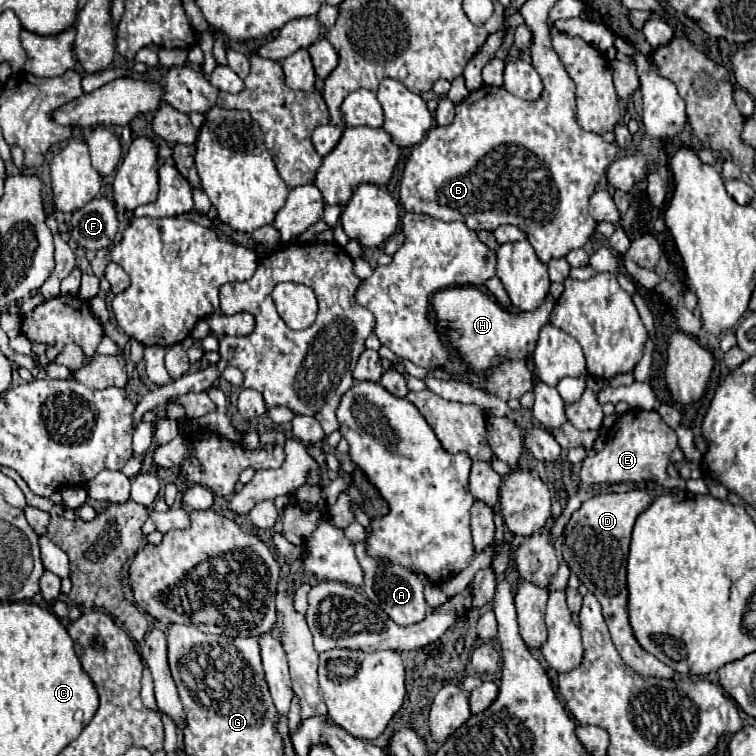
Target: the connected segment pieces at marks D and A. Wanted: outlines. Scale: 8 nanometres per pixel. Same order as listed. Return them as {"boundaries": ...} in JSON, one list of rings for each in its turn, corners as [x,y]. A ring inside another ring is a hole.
{"boundaries":[[[[630,490],[630,492],[604,492],[588,498],[570,518],[564,528],[564,546],[562,556],[568,562],[570,570],[580,578],[582,584],[598,598],[602,606],[602,614],[612,634],[612,642],[622,656],[622,660],[644,678],[674,678],[674,670],[666,664],[660,664],[656,656],[644,652],[636,638],[632,636],[632,628],[628,624],[628,590],[626,590],[626,560],[630,548],[632,526],[640,512],[650,506],[652,498],[646,490]]],[[[364,542],[356,544],[356,558],[364,570],[364,592],[366,596],[378,604],[396,624],[400,626],[412,626],[420,620],[424,620],[428,604],[424,600],[424,584],[414,572],[408,572],[406,568],[400,568],[398,564],[392,564],[388,560],[376,560],[368,556]]]]}

